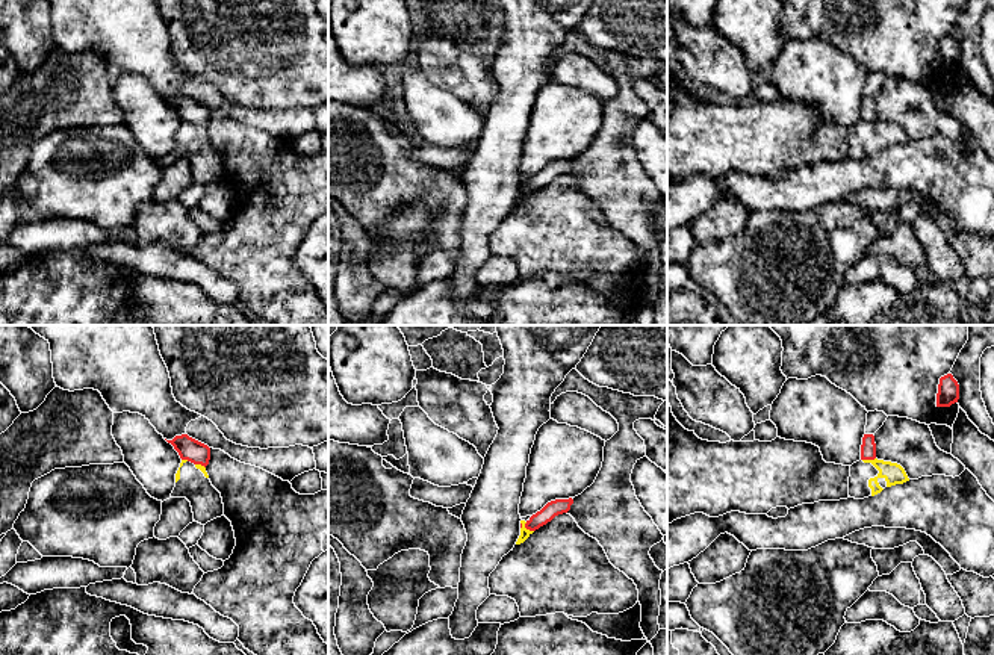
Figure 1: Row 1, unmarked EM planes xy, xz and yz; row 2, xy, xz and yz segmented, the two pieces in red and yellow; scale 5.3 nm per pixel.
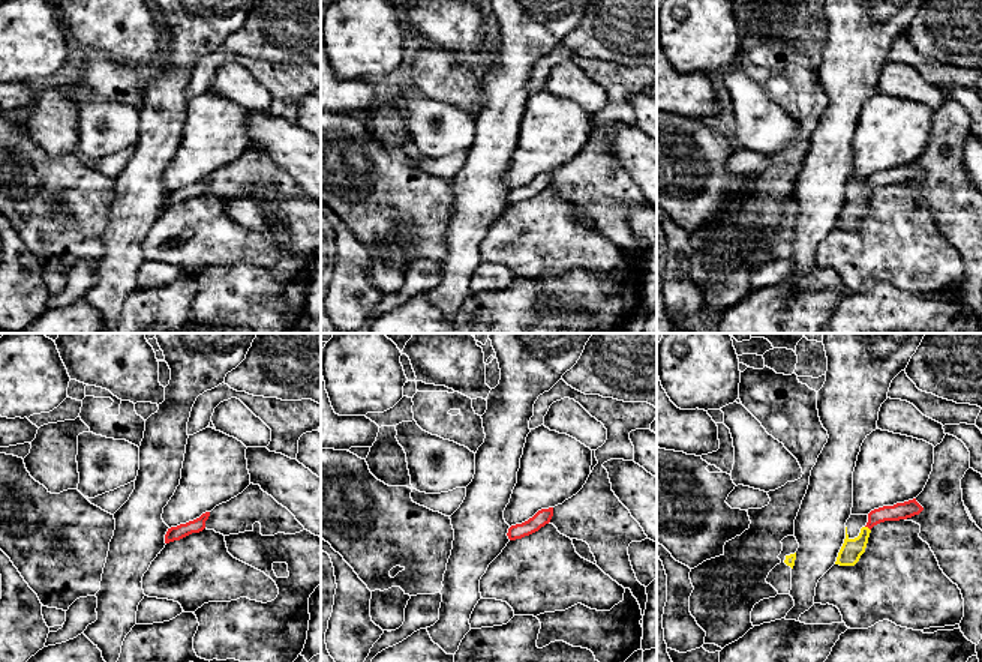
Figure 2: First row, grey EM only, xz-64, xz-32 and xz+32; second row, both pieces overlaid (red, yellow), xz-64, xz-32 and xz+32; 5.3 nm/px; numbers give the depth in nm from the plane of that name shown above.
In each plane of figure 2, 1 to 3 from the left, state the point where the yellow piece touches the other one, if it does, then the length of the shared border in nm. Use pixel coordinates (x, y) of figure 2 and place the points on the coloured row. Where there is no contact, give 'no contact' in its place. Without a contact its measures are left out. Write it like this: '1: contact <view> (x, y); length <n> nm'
1: no contact
2: no contact
3: contact xz+32 (868, 527); length 40 nm

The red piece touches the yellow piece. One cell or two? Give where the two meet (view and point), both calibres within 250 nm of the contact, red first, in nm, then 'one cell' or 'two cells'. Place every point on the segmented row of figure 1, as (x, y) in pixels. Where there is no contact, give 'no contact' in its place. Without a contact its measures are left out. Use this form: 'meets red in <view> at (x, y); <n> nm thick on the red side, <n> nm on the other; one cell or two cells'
meets red in xz at (527, 528); 90 nm thick on the red side, 50 nm on the other; two cells

